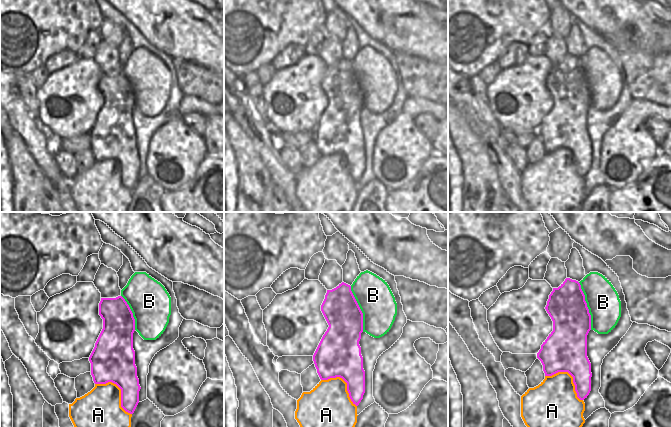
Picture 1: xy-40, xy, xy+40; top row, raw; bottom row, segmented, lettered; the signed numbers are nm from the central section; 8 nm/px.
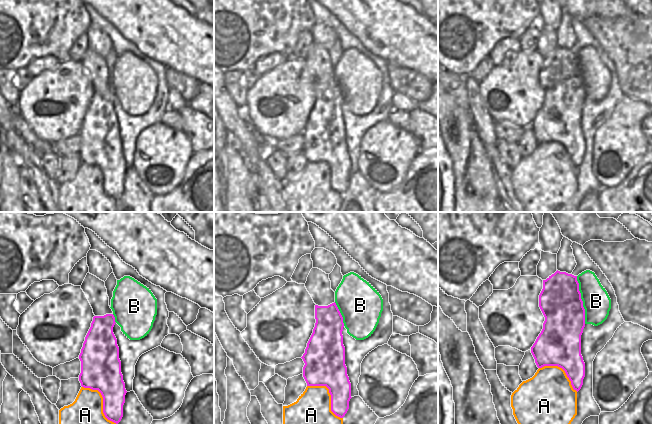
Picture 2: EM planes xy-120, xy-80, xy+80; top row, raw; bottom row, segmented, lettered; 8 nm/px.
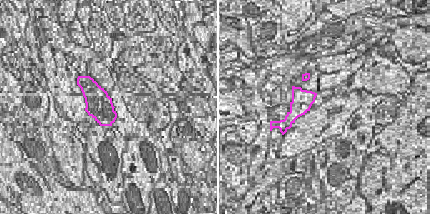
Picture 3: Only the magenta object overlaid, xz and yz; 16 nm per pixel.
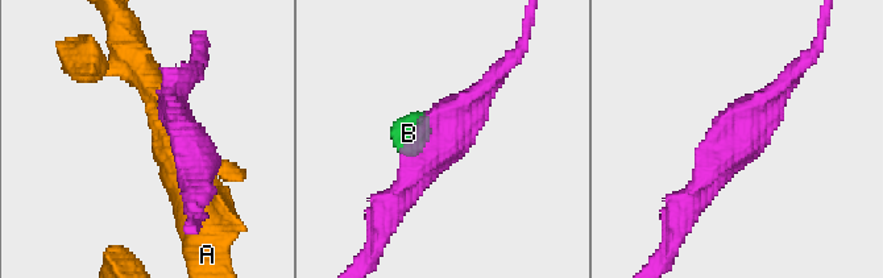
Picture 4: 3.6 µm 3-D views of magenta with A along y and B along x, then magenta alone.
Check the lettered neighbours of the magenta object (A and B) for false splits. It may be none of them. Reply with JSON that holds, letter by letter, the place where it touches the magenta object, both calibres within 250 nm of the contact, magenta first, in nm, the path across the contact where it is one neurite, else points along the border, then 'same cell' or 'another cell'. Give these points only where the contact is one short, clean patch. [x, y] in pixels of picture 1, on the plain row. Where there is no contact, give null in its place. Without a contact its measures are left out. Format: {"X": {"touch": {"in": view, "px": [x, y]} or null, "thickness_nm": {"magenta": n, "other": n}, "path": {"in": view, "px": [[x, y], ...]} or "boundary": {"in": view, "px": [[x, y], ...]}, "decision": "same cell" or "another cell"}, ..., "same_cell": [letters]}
{"A": {"touch": {"in": "xy-40", "px": [121, 166]}, "thickness_nm": {"magenta": 360, "other": 360}, "decision": "another cell"}, "B": {"touch": {"in": "xy+40", "px": [586, 82]}, "thickness_nm": {"magenta": 320, "other": 260}, "decision": "another cell"}, "same_cell": []}

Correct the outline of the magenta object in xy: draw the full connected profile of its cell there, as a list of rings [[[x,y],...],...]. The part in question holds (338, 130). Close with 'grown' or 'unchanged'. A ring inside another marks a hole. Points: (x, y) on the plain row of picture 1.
[[[342,58],[336,64],[327,66],[325,75],[321,81],[321,87],[329,101],[323,111],[314,131],[313,137],[321,156],[340,153],[347,159],[347,167],[353,180],[359,181],[365,169],[365,147],[363,145],[363,133],[359,117],[363,108],[363,89],[351,67],[351,62]]] | unchanged

